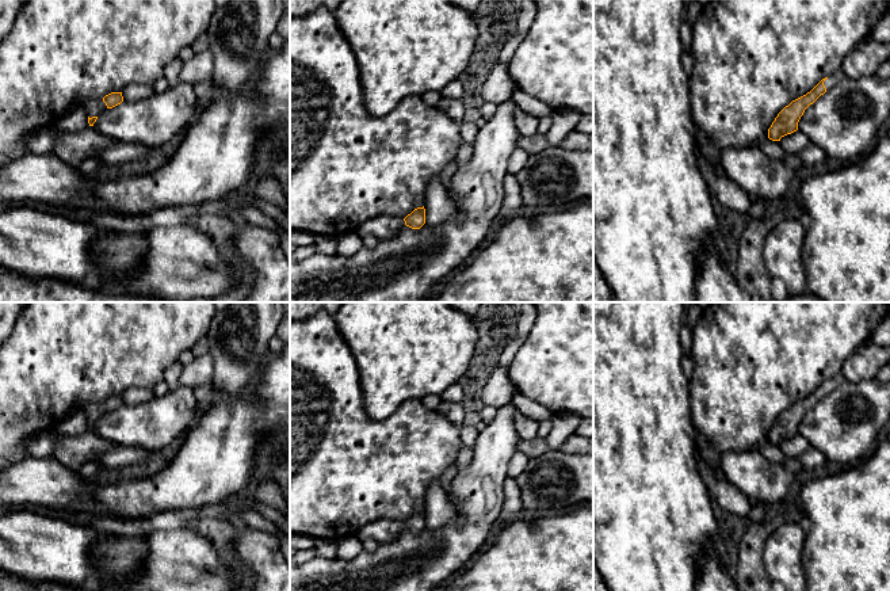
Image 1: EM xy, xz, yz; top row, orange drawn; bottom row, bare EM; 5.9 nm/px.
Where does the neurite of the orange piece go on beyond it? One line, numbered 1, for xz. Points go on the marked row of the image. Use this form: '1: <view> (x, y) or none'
1: xz (384, 228)

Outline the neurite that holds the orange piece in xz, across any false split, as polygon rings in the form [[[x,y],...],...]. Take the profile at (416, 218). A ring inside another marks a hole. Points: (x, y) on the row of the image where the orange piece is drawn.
[[[417,207],[404,220],[391,216],[377,217],[364,222],[356,232],[363,239],[374,236],[378,241],[391,240],[406,225],[412,229],[420,229],[425,224],[425,209]]]

